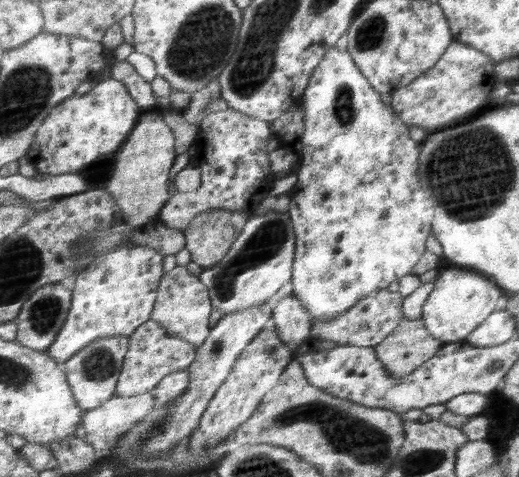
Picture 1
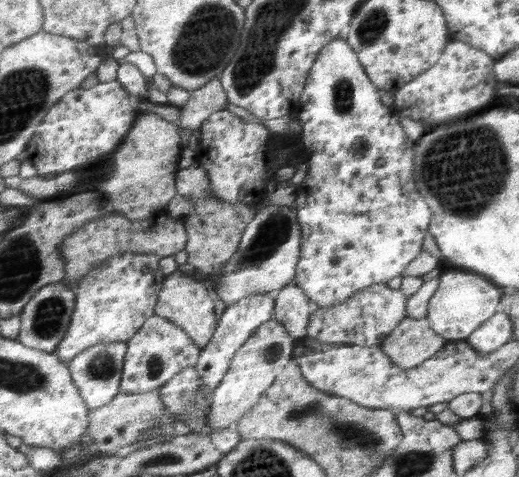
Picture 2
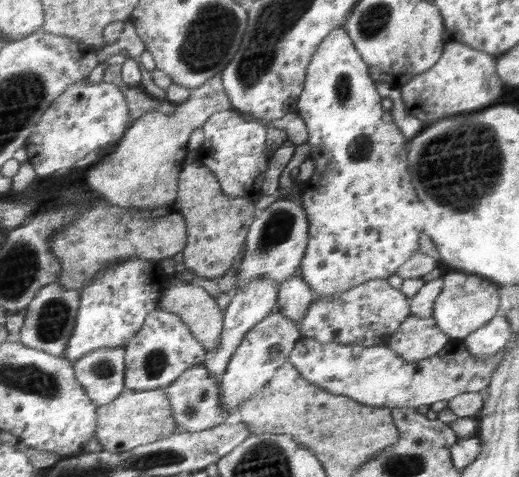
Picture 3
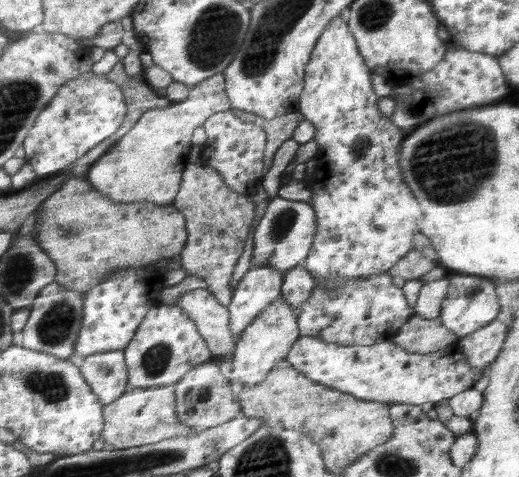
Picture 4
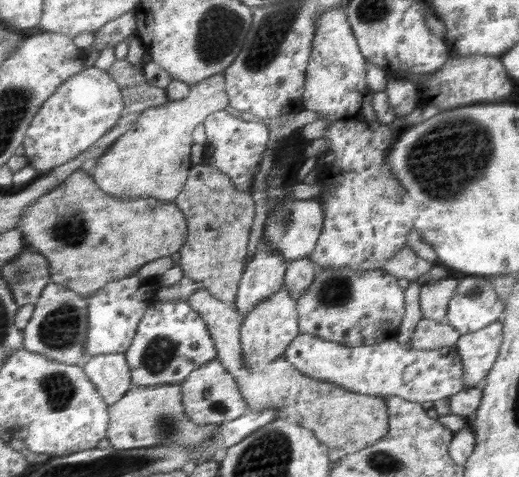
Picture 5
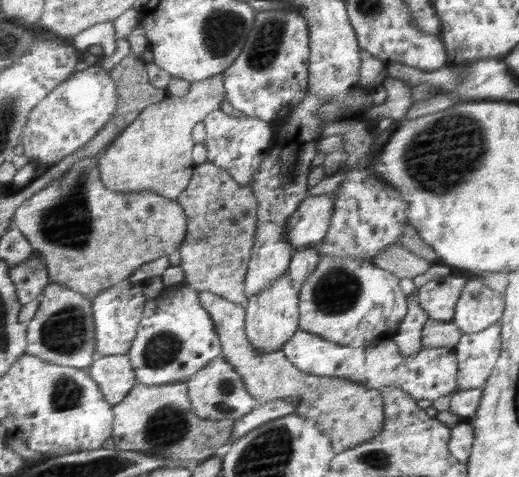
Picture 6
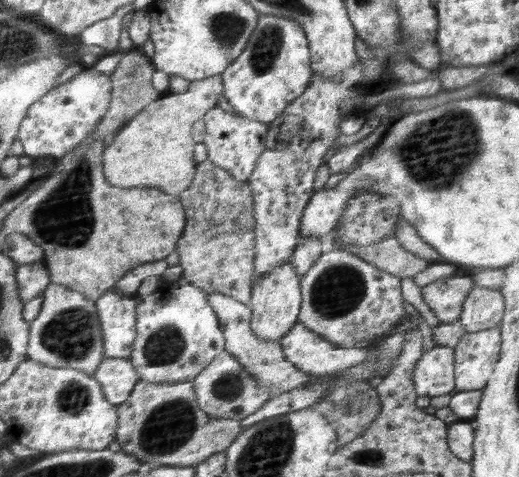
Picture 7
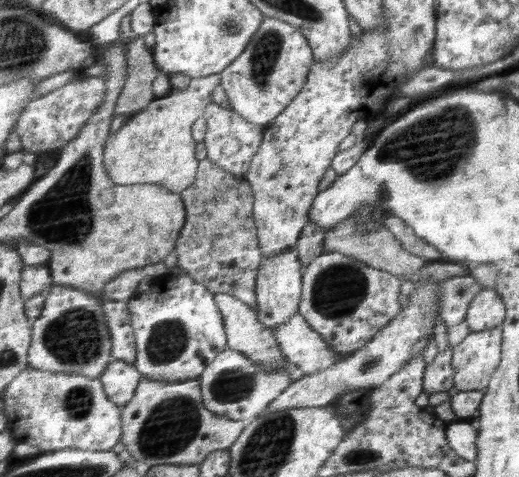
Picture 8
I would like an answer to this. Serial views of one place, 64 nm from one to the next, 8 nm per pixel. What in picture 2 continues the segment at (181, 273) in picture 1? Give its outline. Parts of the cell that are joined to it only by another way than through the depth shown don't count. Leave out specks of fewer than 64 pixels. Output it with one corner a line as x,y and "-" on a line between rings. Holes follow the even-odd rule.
177,269
164,280
163,290
159,292
159,304
156,304
155,315
170,319
172,323
180,325
184,333
200,348
208,345
218,328
216,318
216,300
210,298
207,290
200,280
186,275

